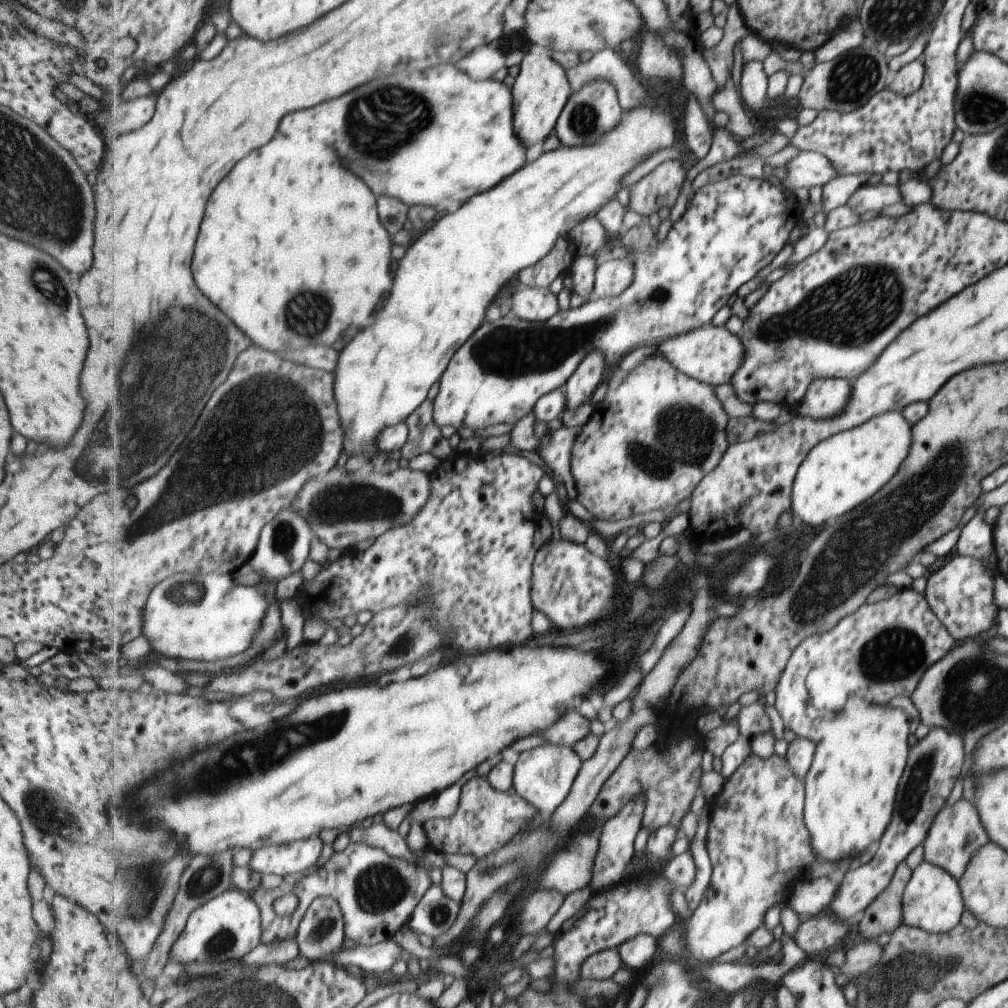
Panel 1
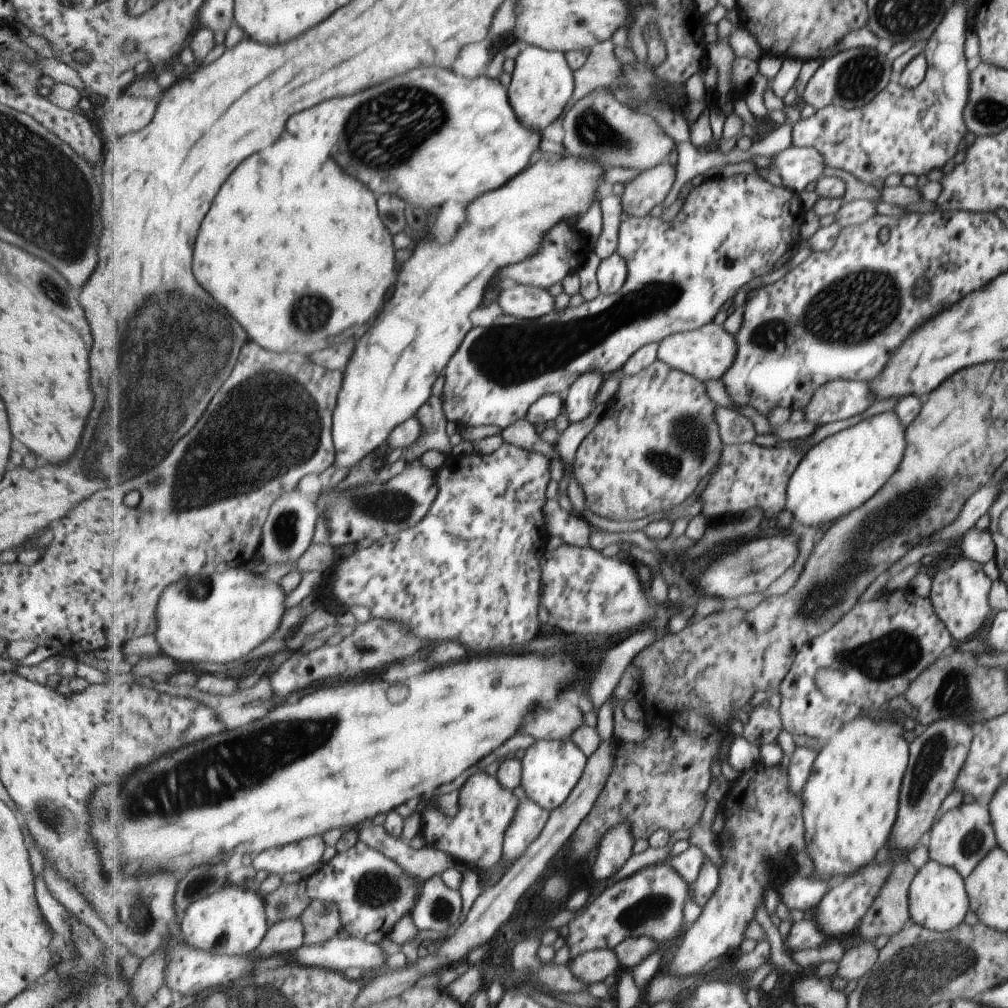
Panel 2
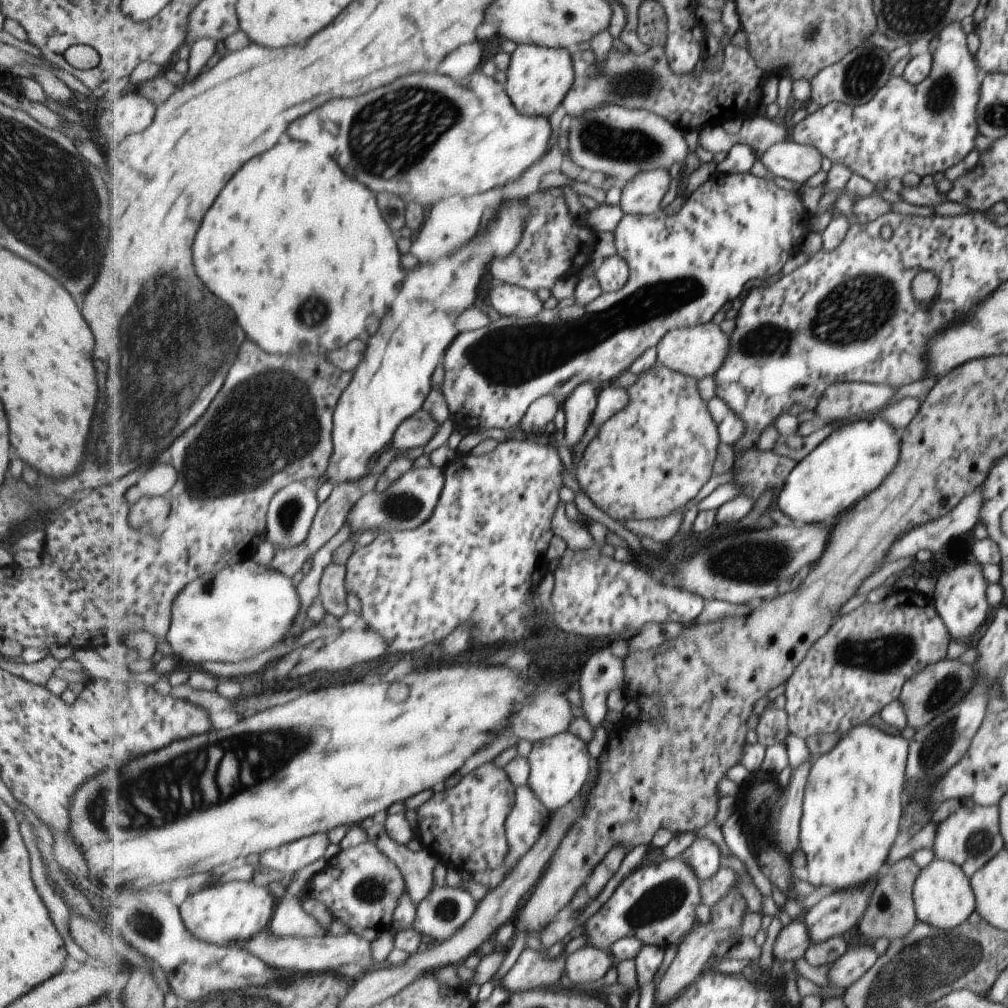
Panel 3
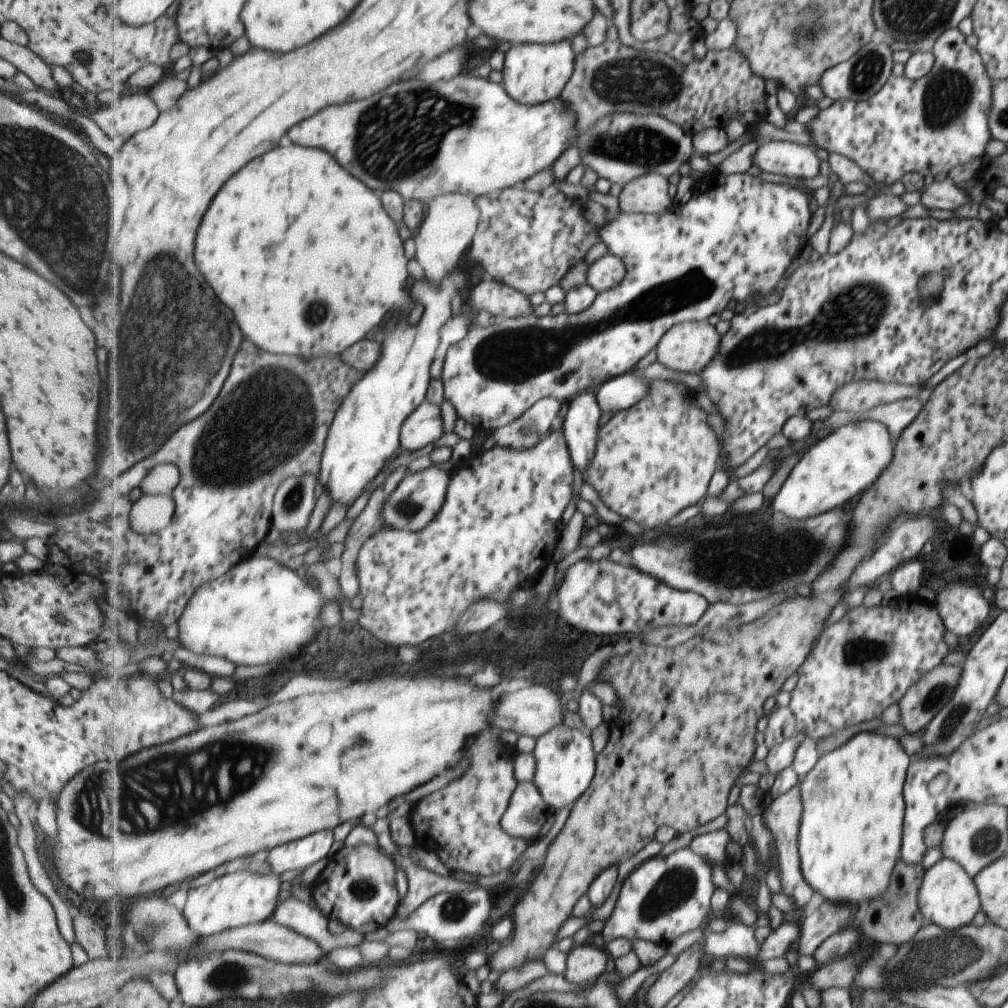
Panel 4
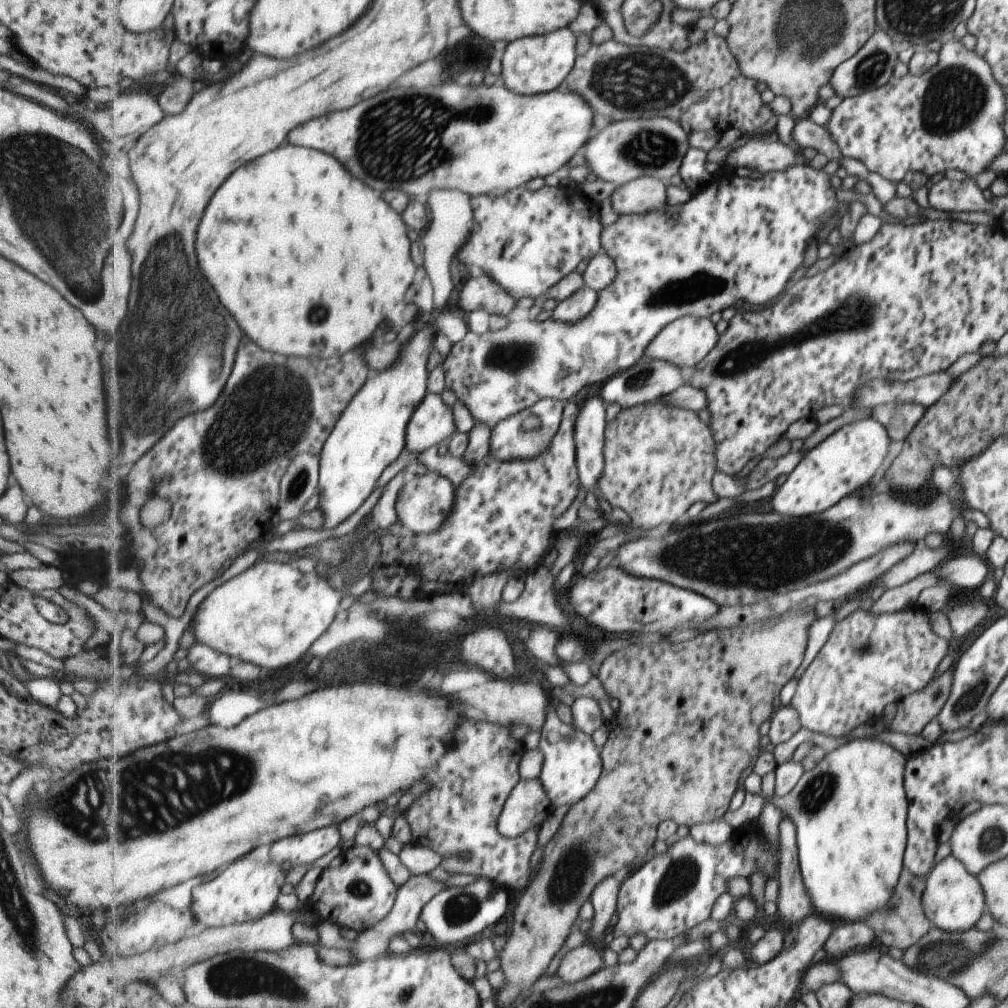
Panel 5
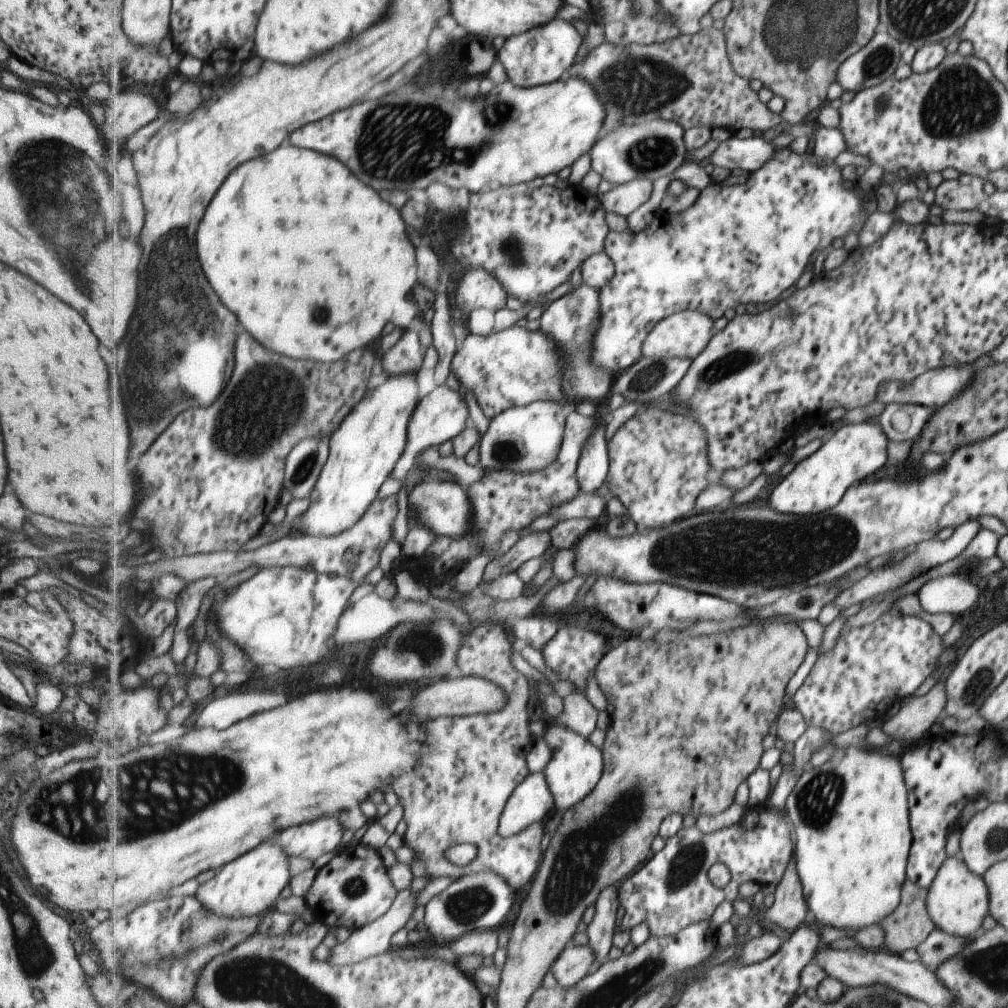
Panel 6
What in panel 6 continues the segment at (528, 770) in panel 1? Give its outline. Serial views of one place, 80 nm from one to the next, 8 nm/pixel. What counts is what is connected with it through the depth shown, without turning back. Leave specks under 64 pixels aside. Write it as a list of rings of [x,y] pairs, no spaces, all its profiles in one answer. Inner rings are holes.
[[[552,716],[546,717],[547,728],[544,739],[550,745],[553,756],[544,770],[549,788],[556,802],[556,810],[567,812],[578,802],[584,800],[599,784],[604,776],[604,751],[591,744],[587,737],[576,733],[569,727],[565,728],[555,721]]]

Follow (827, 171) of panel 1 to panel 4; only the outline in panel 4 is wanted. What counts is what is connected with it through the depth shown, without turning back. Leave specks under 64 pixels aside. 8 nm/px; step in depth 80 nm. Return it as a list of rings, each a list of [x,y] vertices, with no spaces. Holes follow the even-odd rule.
[[[773,141],[759,147],[754,165],[761,171],[787,178],[813,178],[818,174],[815,148],[789,141]]]

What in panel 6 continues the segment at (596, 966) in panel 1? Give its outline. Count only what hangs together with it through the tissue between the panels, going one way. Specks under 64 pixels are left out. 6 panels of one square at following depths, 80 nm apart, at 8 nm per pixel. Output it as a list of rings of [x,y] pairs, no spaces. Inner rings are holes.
[[[569,944],[553,963],[551,973],[558,984],[572,987],[594,970],[597,960],[596,952],[589,944],[580,946]]]

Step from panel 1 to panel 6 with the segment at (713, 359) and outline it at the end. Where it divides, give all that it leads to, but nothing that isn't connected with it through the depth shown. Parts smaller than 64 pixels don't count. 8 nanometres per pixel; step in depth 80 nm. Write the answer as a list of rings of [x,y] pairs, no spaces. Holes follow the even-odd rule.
[[[688,310],[668,316],[649,333],[642,346],[643,357],[658,359],[692,359],[693,361],[708,348],[715,336],[713,334],[713,319],[701,311]]]

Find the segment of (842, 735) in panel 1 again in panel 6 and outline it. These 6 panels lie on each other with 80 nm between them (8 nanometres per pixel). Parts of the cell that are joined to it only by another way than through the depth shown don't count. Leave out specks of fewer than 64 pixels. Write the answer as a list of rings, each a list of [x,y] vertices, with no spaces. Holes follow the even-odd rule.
[[[848,746],[832,751],[820,767],[800,774],[785,800],[784,812],[793,832],[793,862],[802,888],[809,920],[819,926],[854,931],[877,925],[901,902],[905,858],[909,848],[907,787],[903,786],[899,760],[882,751]]]

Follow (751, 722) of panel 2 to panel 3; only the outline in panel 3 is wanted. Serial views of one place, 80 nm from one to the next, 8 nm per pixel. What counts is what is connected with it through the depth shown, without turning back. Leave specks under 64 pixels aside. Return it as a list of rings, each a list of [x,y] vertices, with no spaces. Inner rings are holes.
[[[767,706],[760,714],[758,725],[755,728],[757,743],[763,746],[773,746],[781,743],[787,736],[787,715],[783,709]]]

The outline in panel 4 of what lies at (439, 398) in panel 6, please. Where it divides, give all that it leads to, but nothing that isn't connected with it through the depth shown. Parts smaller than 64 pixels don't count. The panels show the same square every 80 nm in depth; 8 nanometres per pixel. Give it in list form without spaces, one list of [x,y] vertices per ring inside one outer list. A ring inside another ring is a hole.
[[[423,403],[407,421],[400,434],[403,447],[408,450],[421,450],[443,436],[441,408],[433,403]]]

